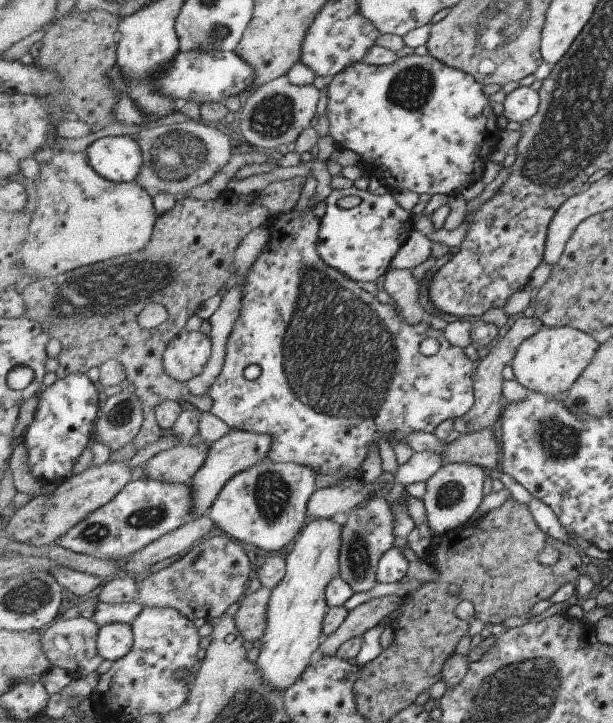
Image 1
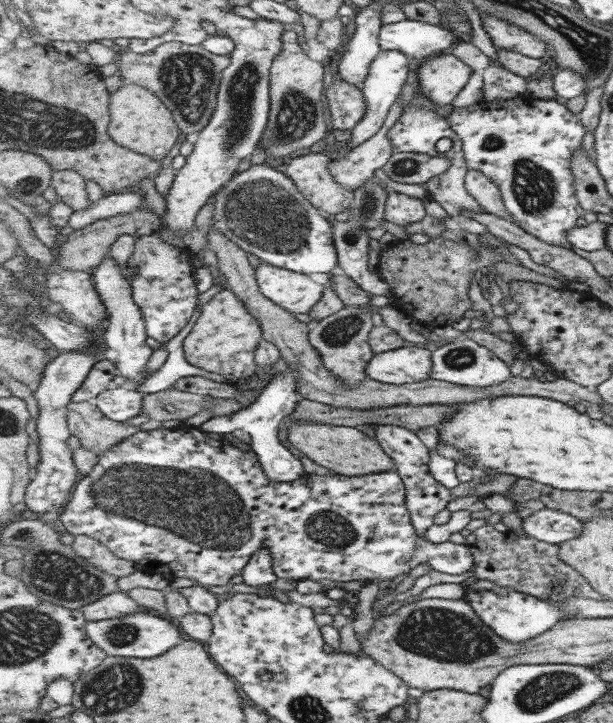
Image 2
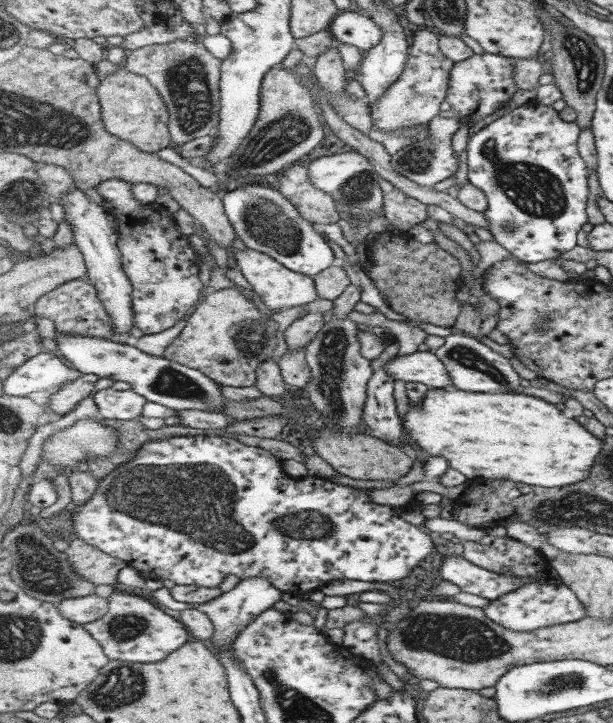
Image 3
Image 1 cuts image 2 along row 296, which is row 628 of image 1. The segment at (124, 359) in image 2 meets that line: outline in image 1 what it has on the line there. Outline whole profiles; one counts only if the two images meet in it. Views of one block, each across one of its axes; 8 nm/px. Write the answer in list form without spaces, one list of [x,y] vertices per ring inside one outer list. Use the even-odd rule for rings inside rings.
[[[111,623],[100,627],[98,647],[100,655],[113,663],[133,650],[135,635],[129,623]]]

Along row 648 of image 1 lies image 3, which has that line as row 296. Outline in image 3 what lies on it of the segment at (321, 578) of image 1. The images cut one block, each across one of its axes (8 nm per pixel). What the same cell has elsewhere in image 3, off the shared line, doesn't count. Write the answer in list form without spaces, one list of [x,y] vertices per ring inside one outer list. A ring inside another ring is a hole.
[[[247,247],[246,250],[235,250],[233,257],[238,262],[244,278],[252,285],[267,308],[283,310],[306,305],[319,298],[314,277],[287,268],[277,259],[271,258],[269,254]]]

